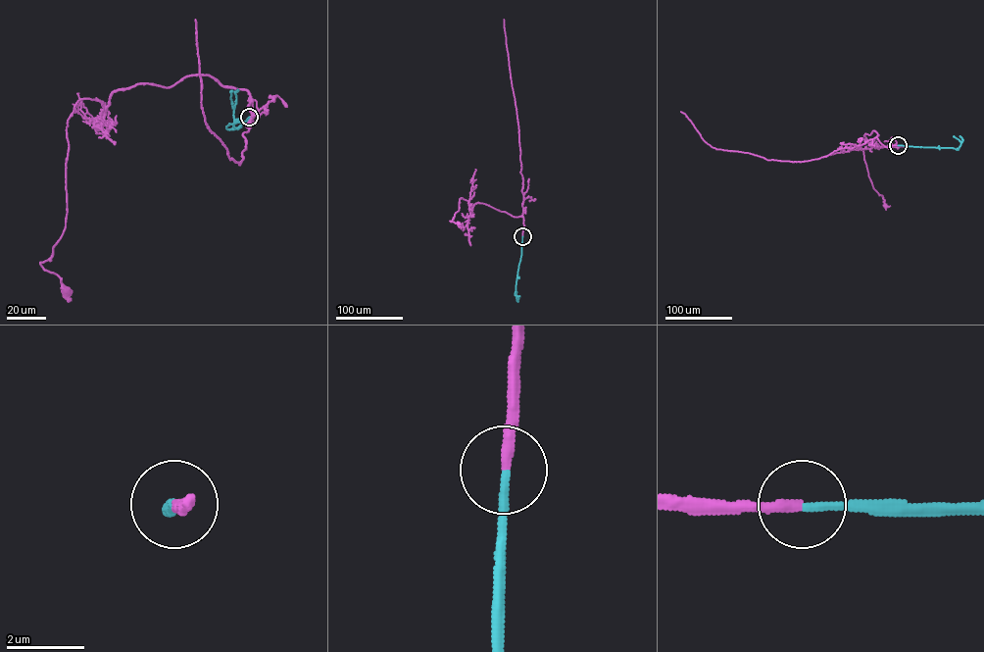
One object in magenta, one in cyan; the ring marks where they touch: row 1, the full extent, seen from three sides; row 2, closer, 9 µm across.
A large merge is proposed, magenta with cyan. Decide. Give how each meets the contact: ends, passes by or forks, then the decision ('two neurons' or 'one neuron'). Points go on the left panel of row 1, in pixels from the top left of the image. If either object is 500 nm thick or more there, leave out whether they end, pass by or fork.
magenta ends there; cyan ends there; one neuron

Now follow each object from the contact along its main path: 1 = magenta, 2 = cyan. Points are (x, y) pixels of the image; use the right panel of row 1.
1: (898, 145), (885, 147), (875, 130), (863, 135), (871, 146), (863, 139), (860, 141), (872, 185), (885, 205)
2: (898, 145), (958, 149), (960, 142), (953, 136)

